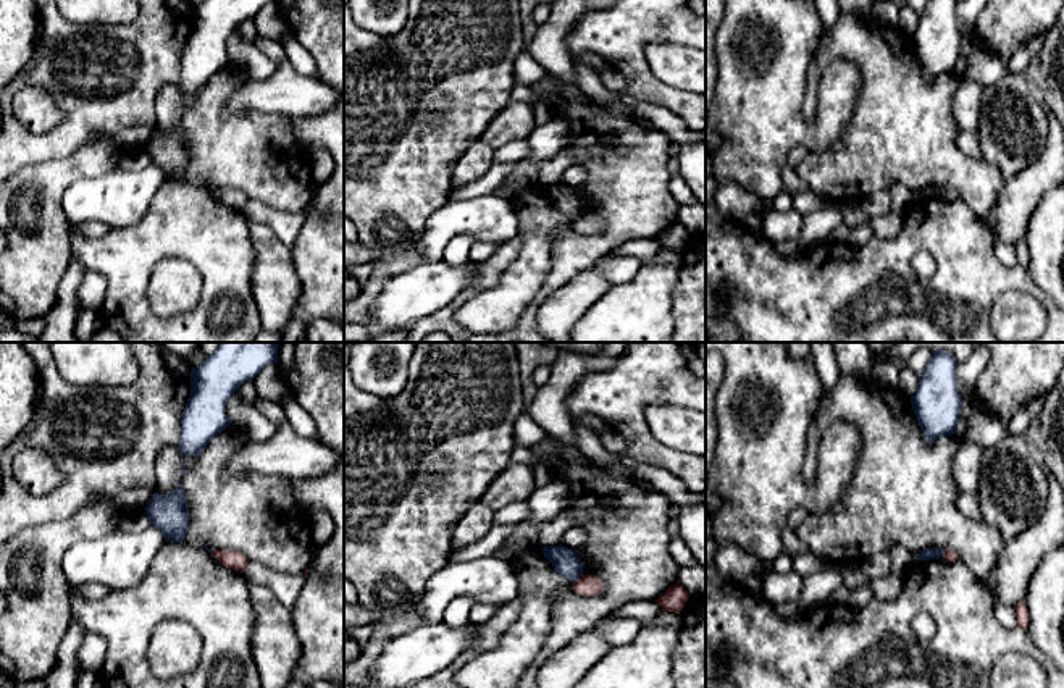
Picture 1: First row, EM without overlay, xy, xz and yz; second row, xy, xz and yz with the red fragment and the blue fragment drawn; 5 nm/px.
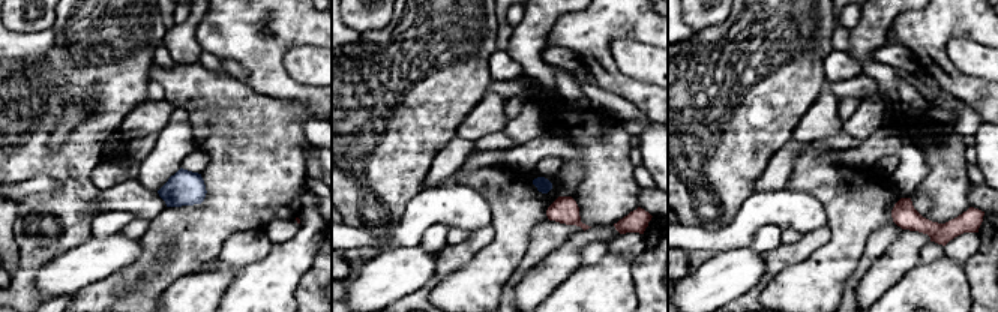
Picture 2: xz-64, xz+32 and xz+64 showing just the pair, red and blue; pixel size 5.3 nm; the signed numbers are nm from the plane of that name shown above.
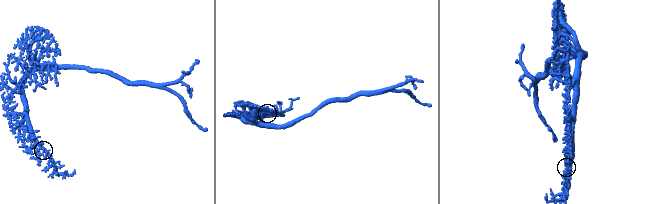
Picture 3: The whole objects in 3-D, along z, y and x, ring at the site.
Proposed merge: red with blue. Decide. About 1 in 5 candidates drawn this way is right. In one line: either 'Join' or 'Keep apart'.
Keep apart

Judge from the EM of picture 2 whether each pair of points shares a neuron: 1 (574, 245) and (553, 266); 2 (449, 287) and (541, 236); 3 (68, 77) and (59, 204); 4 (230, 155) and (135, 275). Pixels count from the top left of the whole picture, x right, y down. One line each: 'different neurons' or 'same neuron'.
1: same neuron
2: different neurons
3: same neuron
4: same neuron

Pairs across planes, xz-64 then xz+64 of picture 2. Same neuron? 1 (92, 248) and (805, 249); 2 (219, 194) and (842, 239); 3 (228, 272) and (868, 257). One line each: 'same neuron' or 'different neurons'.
1: different neurons
2: different neurons
3: different neurons

